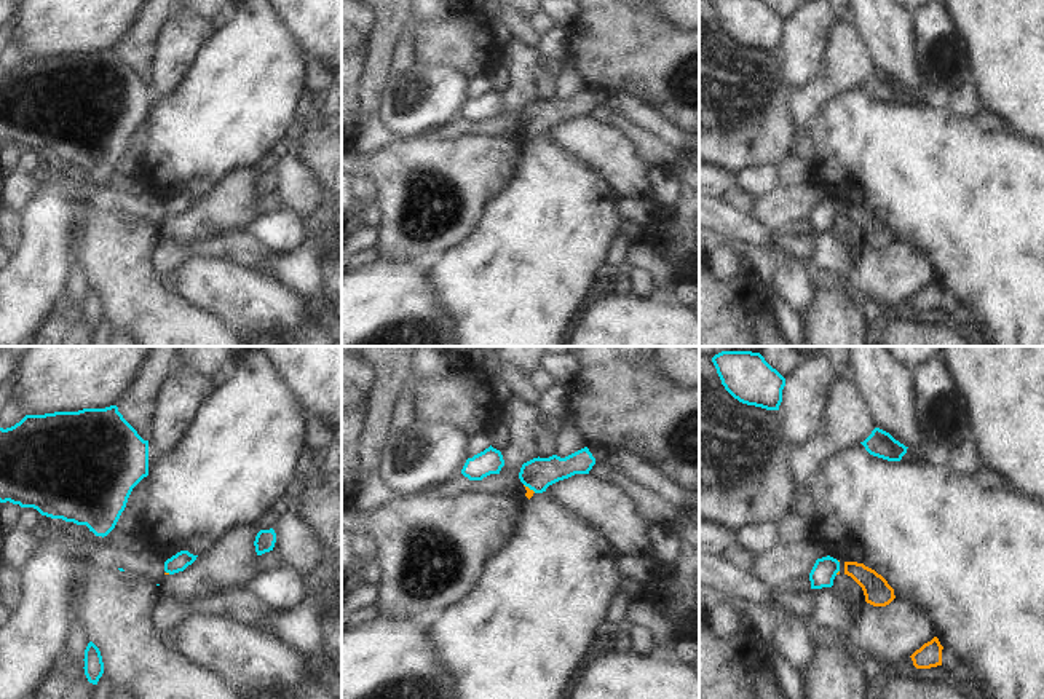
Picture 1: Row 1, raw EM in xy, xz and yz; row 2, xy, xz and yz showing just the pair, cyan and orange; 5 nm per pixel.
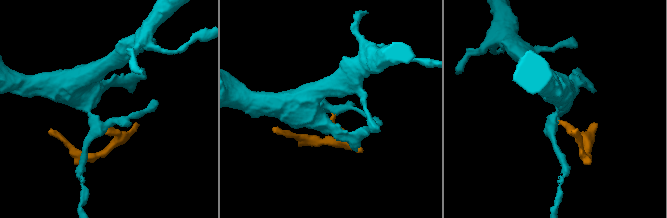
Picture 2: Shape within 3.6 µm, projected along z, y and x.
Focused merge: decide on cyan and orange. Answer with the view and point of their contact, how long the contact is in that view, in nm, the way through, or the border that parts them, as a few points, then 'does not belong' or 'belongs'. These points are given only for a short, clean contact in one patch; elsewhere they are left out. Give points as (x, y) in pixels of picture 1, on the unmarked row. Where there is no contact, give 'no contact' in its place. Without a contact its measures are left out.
xz (530, 131) | 80 nm | across xz (540, 115), (530, 131), (529, 136) | belongs

